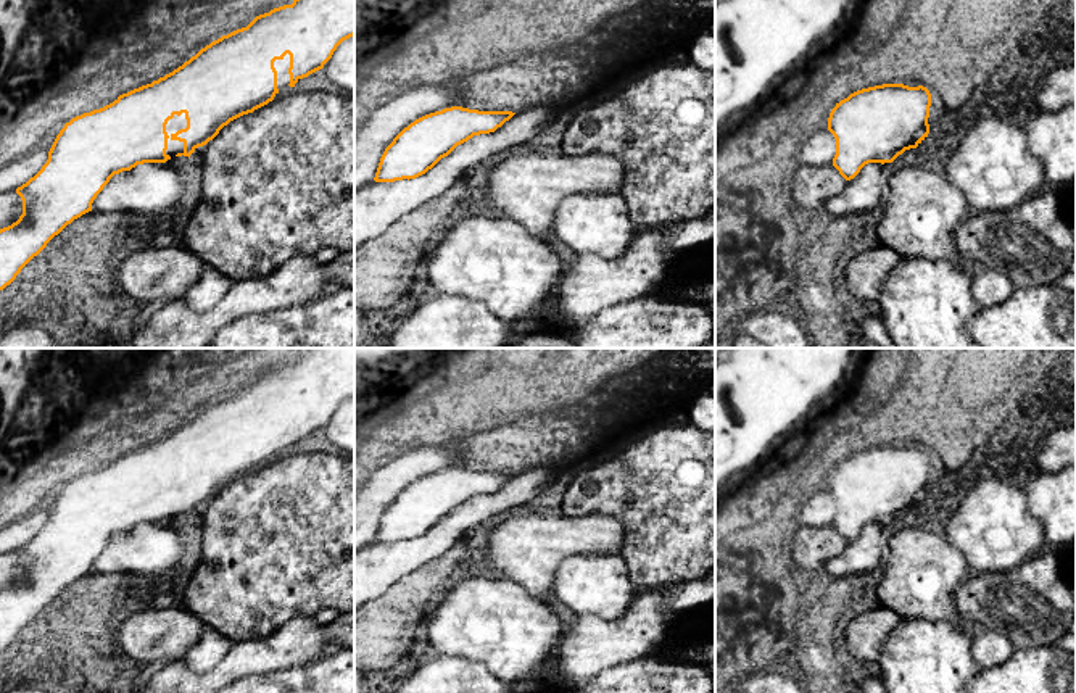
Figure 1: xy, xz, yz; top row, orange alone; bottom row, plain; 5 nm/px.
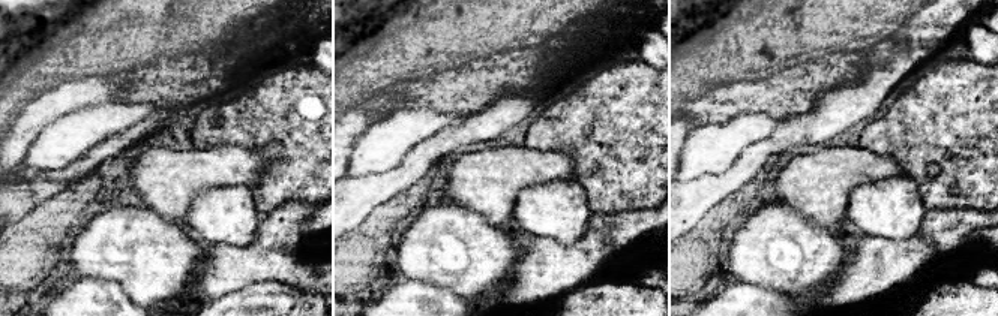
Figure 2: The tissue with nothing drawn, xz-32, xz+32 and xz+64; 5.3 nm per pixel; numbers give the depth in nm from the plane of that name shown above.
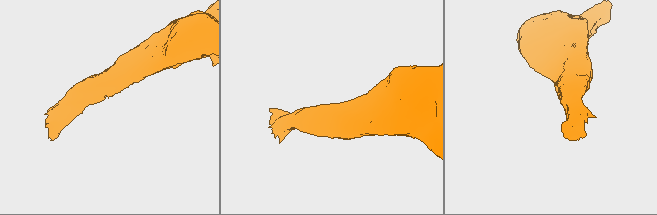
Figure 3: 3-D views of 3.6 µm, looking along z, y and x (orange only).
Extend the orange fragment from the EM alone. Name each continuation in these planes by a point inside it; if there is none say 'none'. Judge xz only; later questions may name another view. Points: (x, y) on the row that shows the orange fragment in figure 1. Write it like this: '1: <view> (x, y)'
none

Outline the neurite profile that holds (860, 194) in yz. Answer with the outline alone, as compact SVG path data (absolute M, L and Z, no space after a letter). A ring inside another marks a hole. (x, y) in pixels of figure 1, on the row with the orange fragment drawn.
M868 163L838 195L825 201L823 210L838 218L862 214L881 201L881 192L883 164Z

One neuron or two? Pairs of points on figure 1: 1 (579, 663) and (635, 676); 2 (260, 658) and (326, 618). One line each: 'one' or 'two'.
1: two
2: two

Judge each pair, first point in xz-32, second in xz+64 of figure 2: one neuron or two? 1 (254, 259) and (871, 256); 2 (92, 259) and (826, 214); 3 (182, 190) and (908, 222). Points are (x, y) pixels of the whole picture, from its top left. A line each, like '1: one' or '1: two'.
1: one
2: two
3: two

